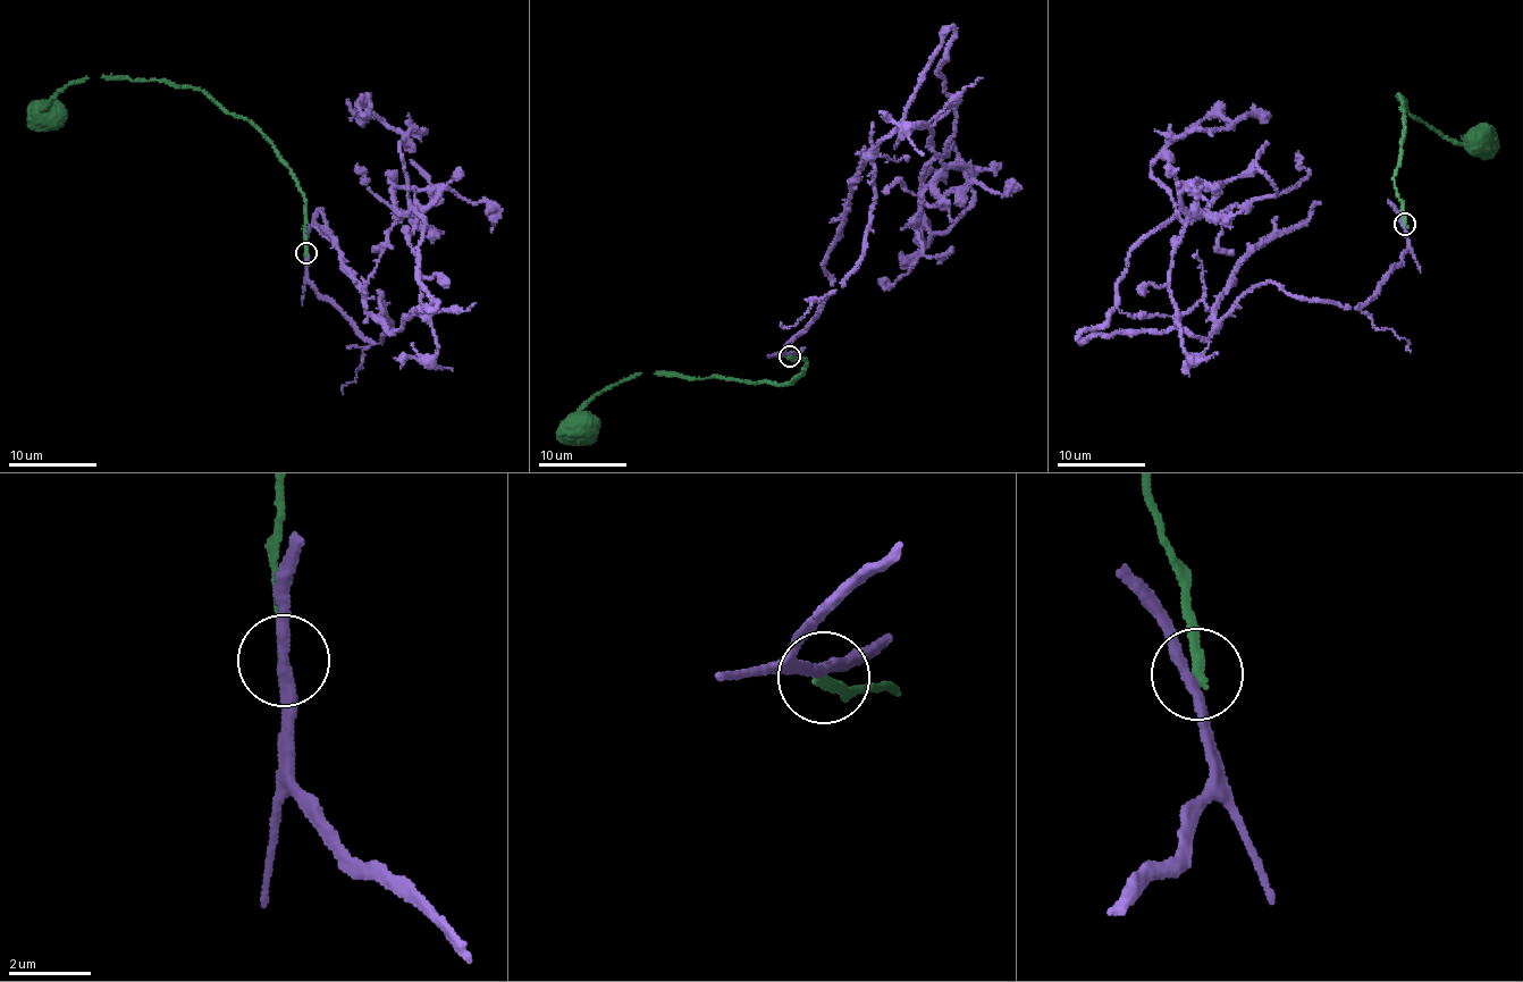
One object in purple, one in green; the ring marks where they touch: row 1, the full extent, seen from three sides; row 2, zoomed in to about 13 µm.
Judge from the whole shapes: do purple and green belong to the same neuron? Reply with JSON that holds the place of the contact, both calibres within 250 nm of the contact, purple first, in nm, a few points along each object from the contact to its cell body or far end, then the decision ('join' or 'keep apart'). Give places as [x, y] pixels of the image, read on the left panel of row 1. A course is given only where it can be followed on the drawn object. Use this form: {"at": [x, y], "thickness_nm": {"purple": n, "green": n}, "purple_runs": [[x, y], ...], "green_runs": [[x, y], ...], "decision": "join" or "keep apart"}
{"at": [306, 253], "thickness_nm": {"purple": 280, "green": 220}, "purple_runs": [[306, 252], [383, 343], [378, 290], [389, 332], [431, 298], [393, 189], [439, 189], [410, 236], [453, 370]], "green_runs": [[306, 252], [305, 199], [275, 145], [200, 90], [157, 80], [82, 78], [57, 90], [47, 111]], "decision": "keep apart"}

